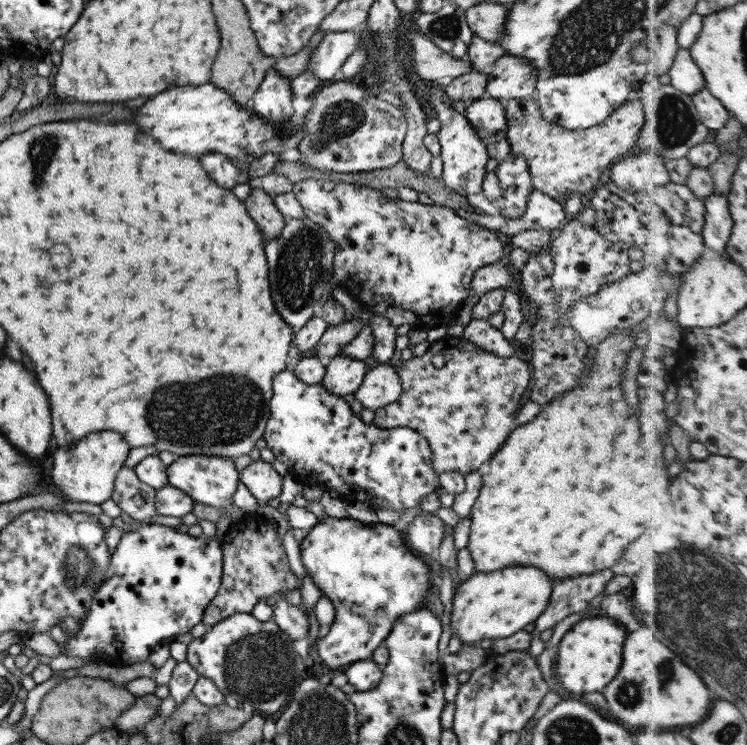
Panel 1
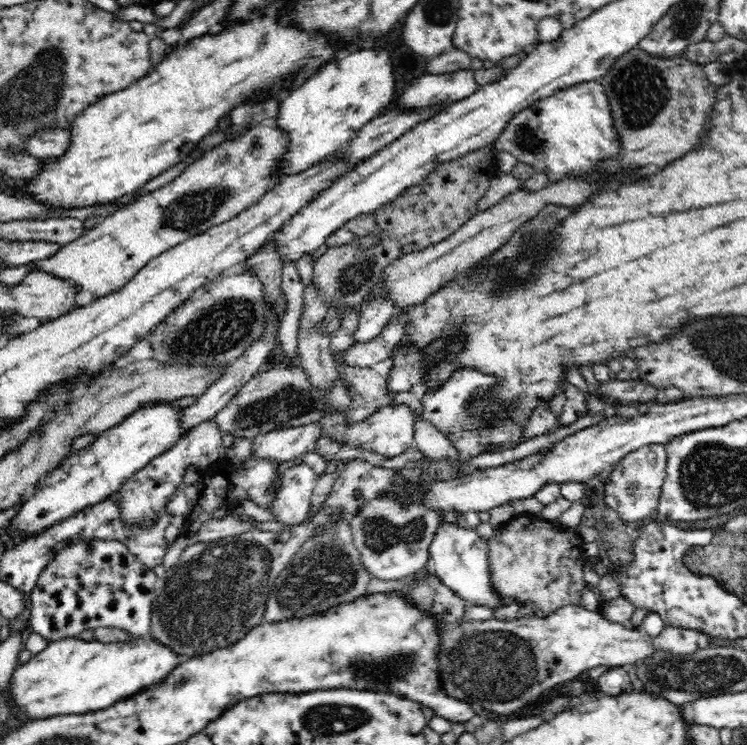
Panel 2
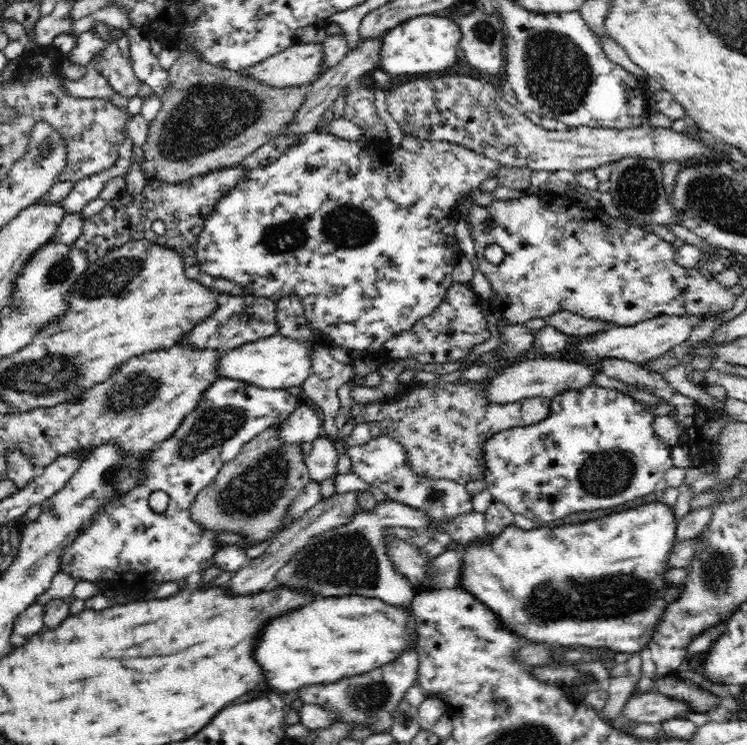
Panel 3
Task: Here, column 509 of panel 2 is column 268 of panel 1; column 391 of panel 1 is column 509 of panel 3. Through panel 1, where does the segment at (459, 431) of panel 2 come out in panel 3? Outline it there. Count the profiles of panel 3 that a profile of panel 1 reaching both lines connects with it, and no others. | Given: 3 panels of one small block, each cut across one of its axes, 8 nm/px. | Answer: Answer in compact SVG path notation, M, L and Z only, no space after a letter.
M594 384L589 387L586 386L586 388L580 388L580 390L561 392L551 399L551 410L546 420L526 427L520 426L504 429L492 435L484 443L483 458L485 459L485 480L488 492L492 494L494 500L505 504L510 509L510 512L523 514L539 525L540 522L560 520L562 516L566 518L568 514L574 514L574 512L606 510L606 508L620 506L620 504L632 502L632 500L636 500L636 498L642 498L642 496L646 496L646 494L655 491L659 483L664 481L665 472L669 468L672 468L674 464L670 445L668 445L668 443L662 439L662 436L654 429L654 419L656 417L654 410L652 410L652 405L632 397L629 393L616 389Z

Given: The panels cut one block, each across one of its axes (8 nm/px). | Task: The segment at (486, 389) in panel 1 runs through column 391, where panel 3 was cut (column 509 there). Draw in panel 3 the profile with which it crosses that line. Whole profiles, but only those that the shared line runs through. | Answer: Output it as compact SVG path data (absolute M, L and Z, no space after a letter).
M496 367L487 377L483 378L482 380L469 380L469 381L454 381L454 382L446 382L446 381L439 381L439 382L413 382L406 384L405 391L400 391L393 396L387 397L380 400L374 400L372 402L364 402L354 404L352 398L350 397L350 401L352 405L350 405L350 416L349 420L354 424L378 424L378 428L381 431L381 434L385 434L388 438L392 440L396 440L403 444L405 448L408 450L407 453L407 462L409 462L410 470L416 476L423 476L424 478L434 478L434 479L446 479L446 480L453 480L458 484L466 485L468 482L472 482L475 480L482 480L485 478L485 463L483 462L483 446L484 443L492 436L495 435L497 432L503 431L507 428L512 427L520 427L520 426L530 426L532 424L536 424L538 422L542 422L542 420L546 420L548 415L550 414L551 410L551 399L548 397L528 397L517 400L516 402L503 402L498 403L492 401L490 397L488 397L488 392L490 392L490 386L492 386L492 380L494 380L494 376L497 376L500 372L502 372L503 368Z

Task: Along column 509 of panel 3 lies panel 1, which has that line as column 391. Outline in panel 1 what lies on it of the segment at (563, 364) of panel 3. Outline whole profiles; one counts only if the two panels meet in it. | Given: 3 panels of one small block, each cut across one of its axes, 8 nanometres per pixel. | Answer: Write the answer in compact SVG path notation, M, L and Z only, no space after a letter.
M384 363L375 364L367 370L353 396L362 408L374 411L375 408L395 402L400 392L401 384L395 368Z

